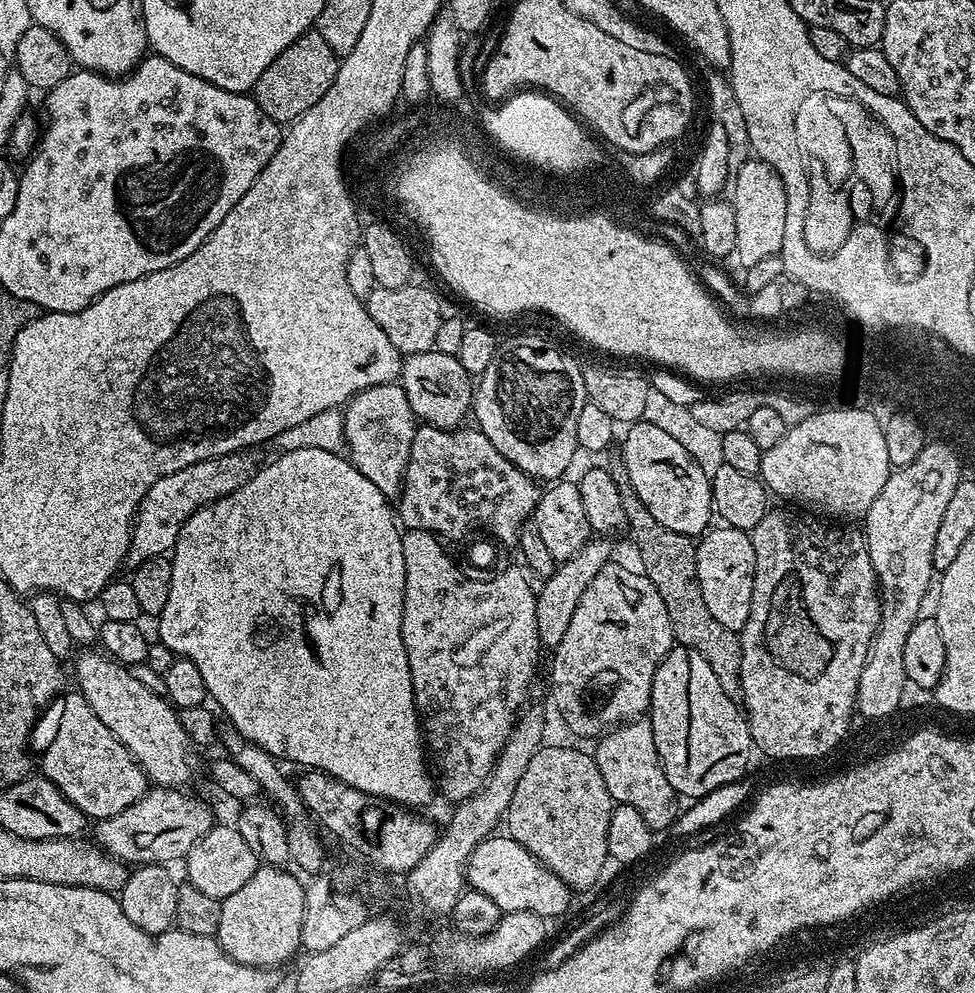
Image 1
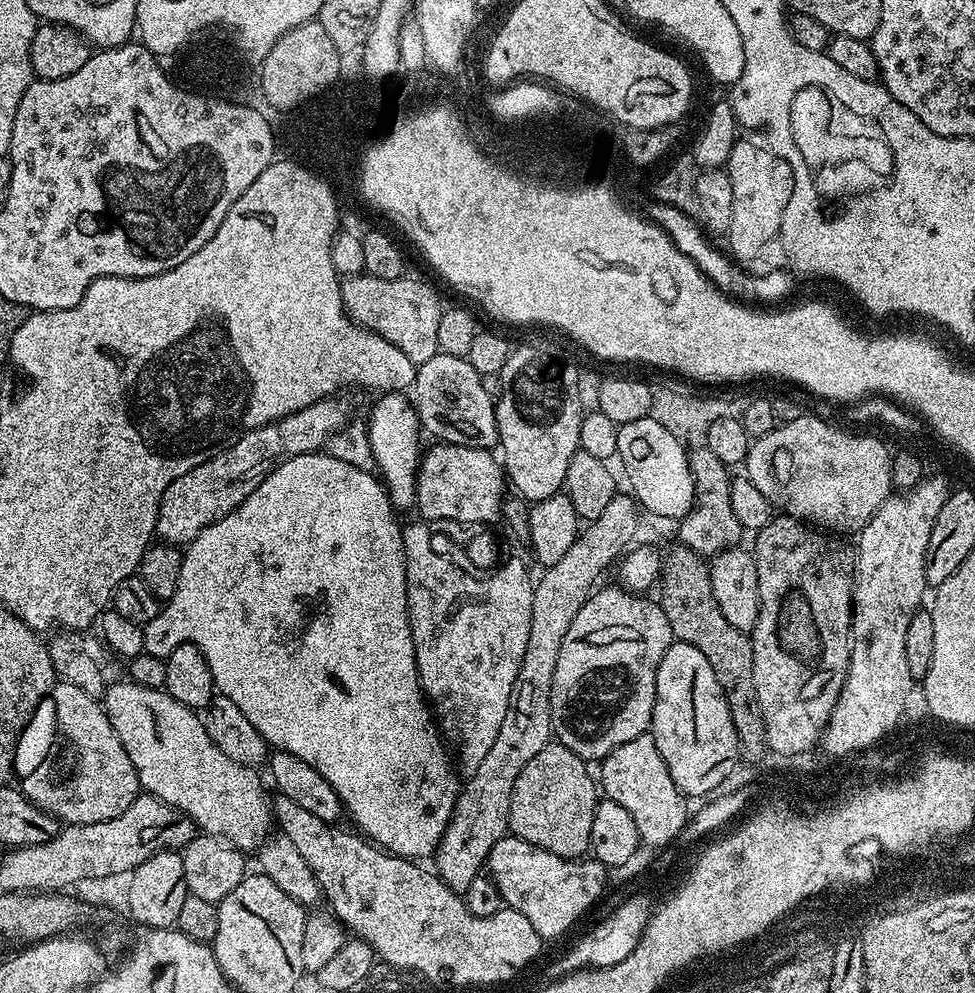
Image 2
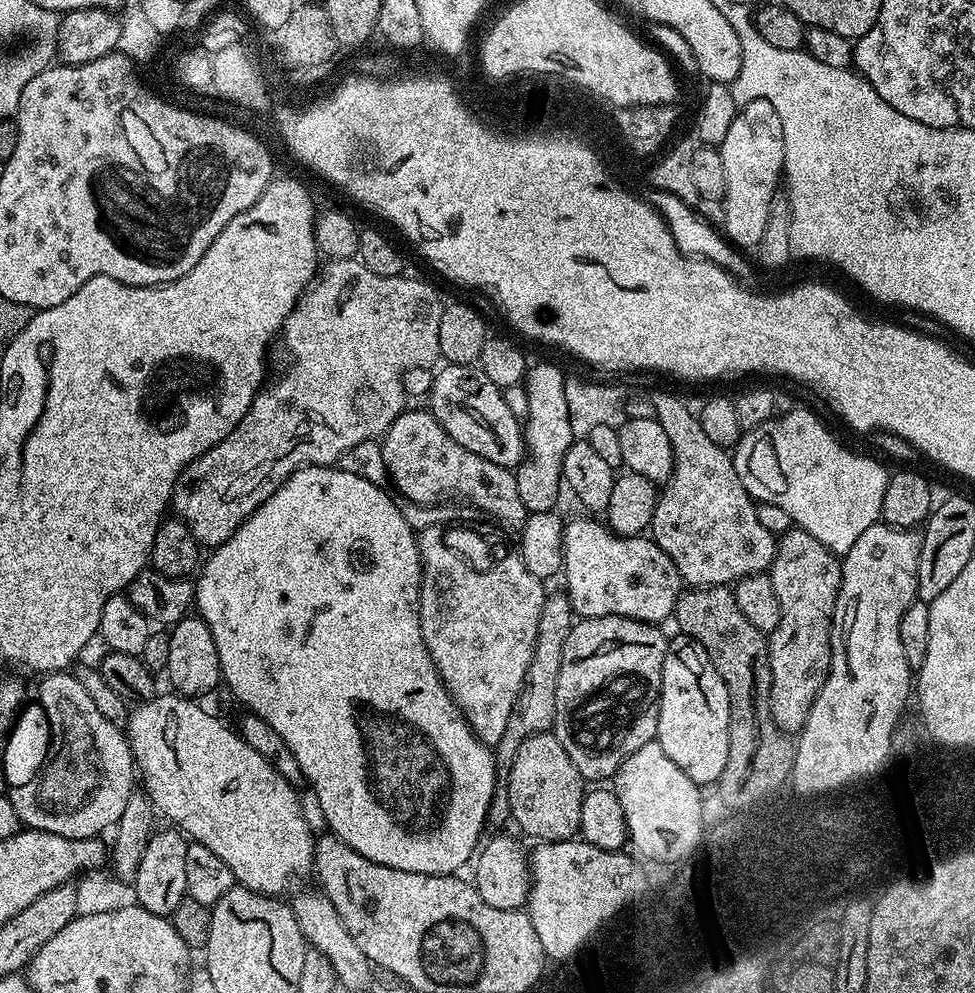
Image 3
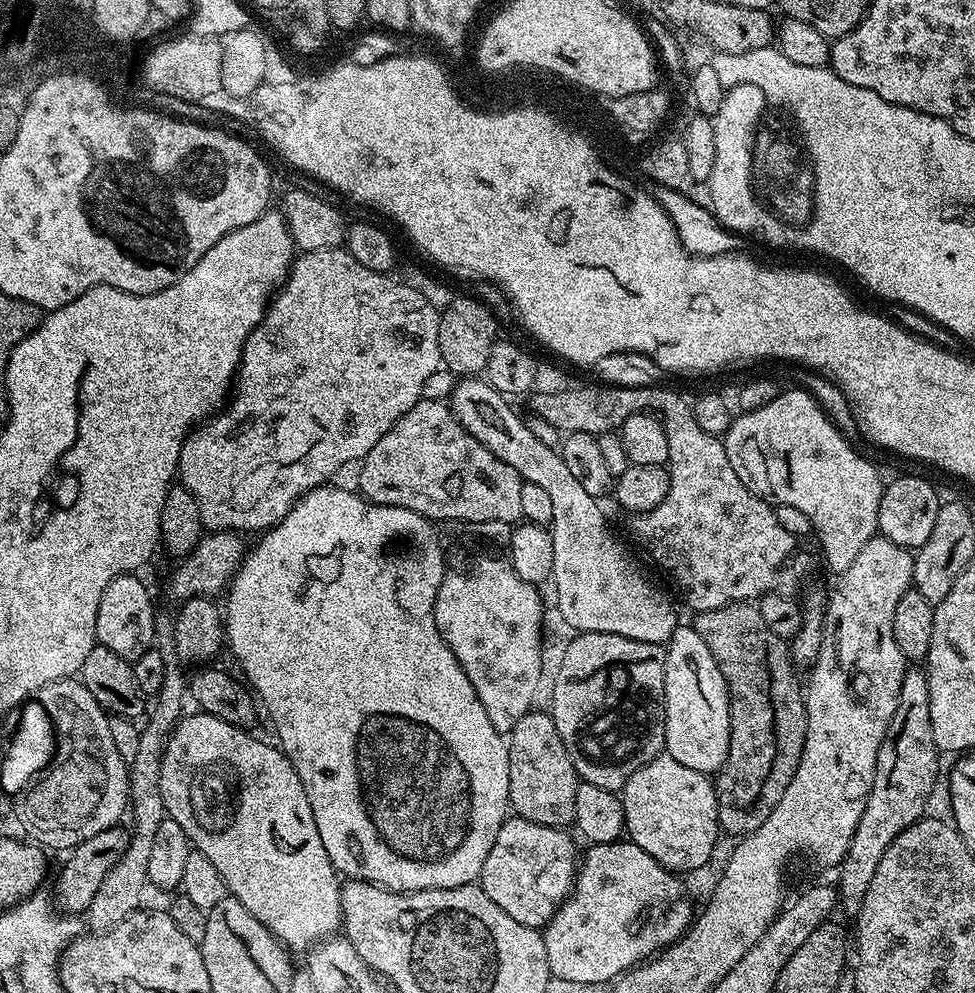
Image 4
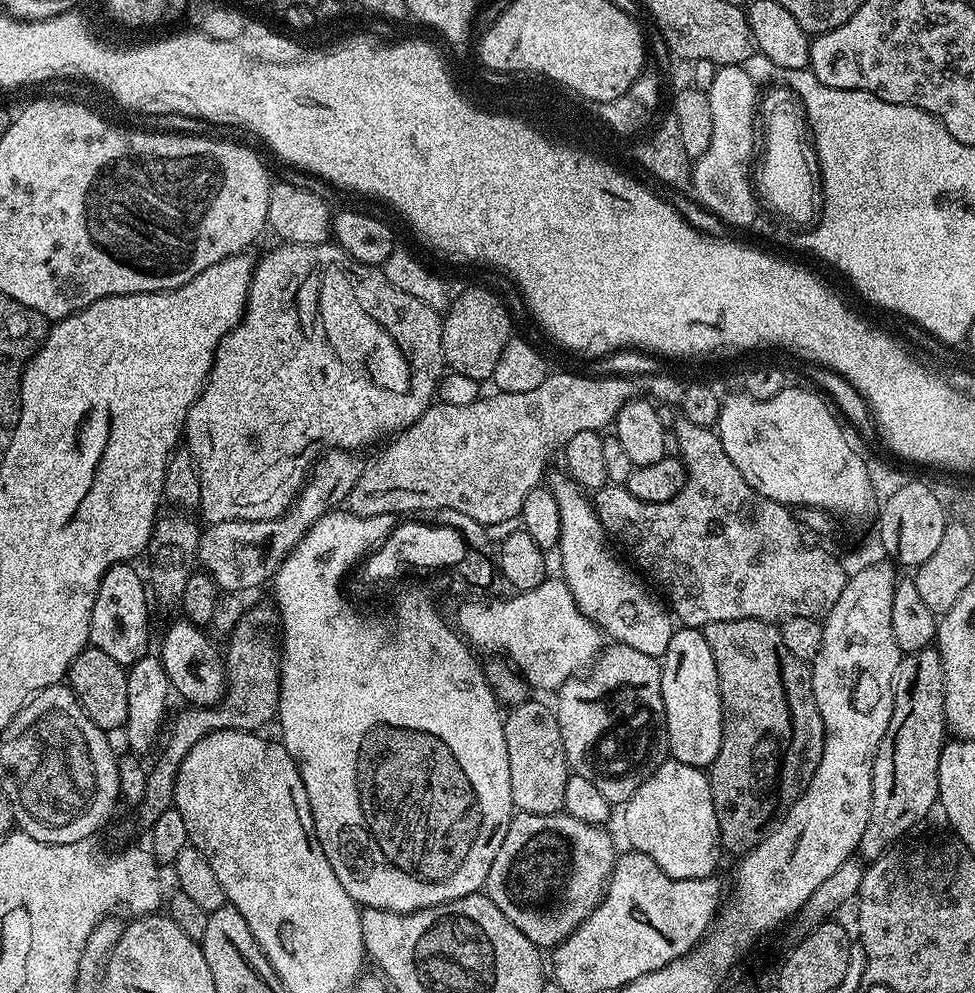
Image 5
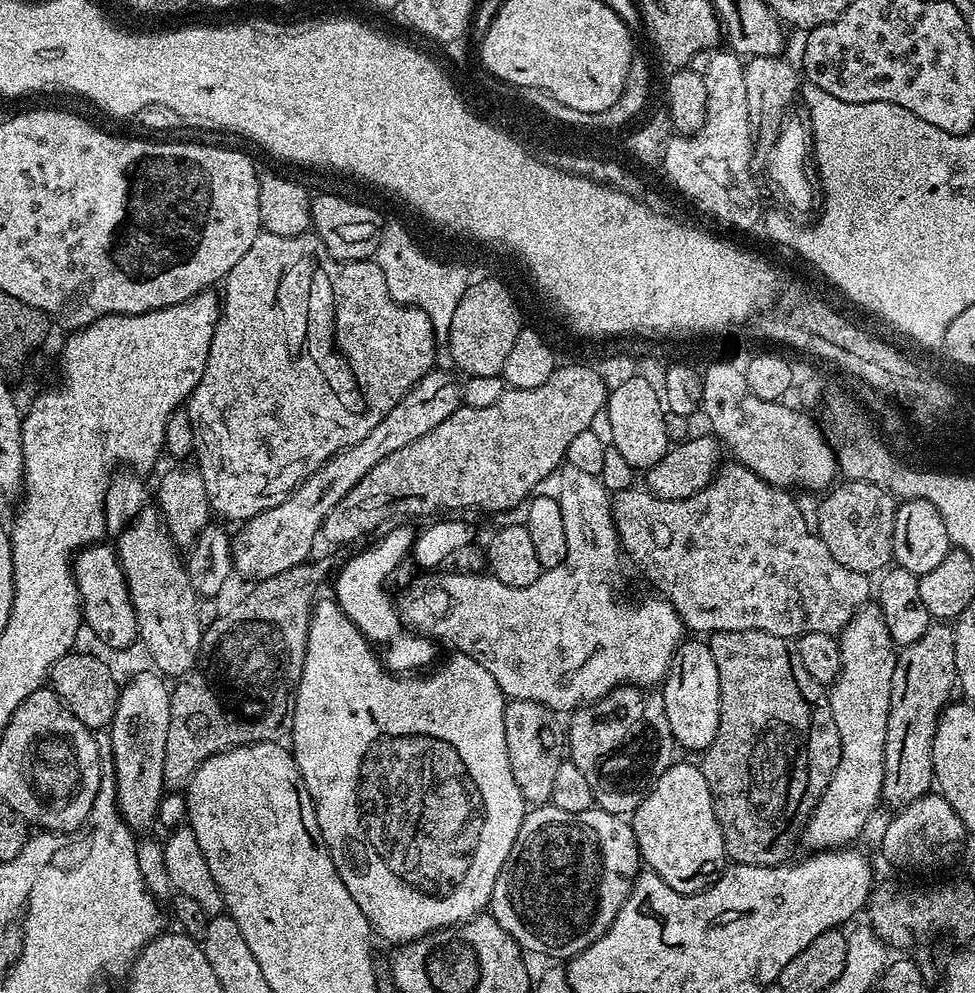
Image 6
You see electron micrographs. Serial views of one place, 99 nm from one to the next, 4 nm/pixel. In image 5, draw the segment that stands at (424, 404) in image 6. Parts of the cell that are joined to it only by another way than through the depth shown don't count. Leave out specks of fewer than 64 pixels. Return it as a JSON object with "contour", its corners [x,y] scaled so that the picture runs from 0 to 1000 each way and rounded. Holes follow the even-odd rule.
{"contour":[[[337,453],[321,466],[304,505],[285,522],[276,524],[233,524],[213,528],[205,538],[203,568],[226,591],[227,597],[254,596],[266,588],[274,589],[289,566],[306,550],[318,530],[356,505],[359,493],[371,481],[375,470],[364,454]]]}

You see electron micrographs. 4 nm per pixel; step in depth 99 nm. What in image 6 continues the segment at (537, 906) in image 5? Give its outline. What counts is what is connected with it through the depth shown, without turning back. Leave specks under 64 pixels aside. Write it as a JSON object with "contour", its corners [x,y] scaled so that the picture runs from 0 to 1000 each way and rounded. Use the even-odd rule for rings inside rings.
{"contour":[[[564,808],[546,812],[538,817],[537,827],[531,836],[531,844],[527,844],[527,852],[511,880],[511,888],[507,888],[503,921],[511,928],[511,933],[515,933],[515,937],[519,937],[519,941],[523,941],[532,949],[538,960],[551,959],[554,963],[566,963],[562,965],[567,968],[582,969],[588,963],[597,961],[597,957],[601,957],[609,948],[617,945],[617,941],[622,941],[622,937],[630,928],[630,924],[634,924],[634,916],[638,916],[642,904],[648,899],[648,889],[652,887],[657,874],[658,867],[654,848],[650,844],[647,829],[641,823],[631,822],[610,812],[605,816],[597,816],[597,820],[581,820],[581,816],[572,816]]]}

